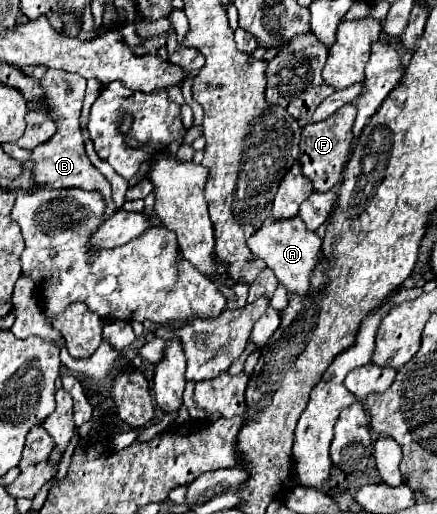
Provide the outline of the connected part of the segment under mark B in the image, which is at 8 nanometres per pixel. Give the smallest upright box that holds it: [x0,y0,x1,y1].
[32,69,118,219]

